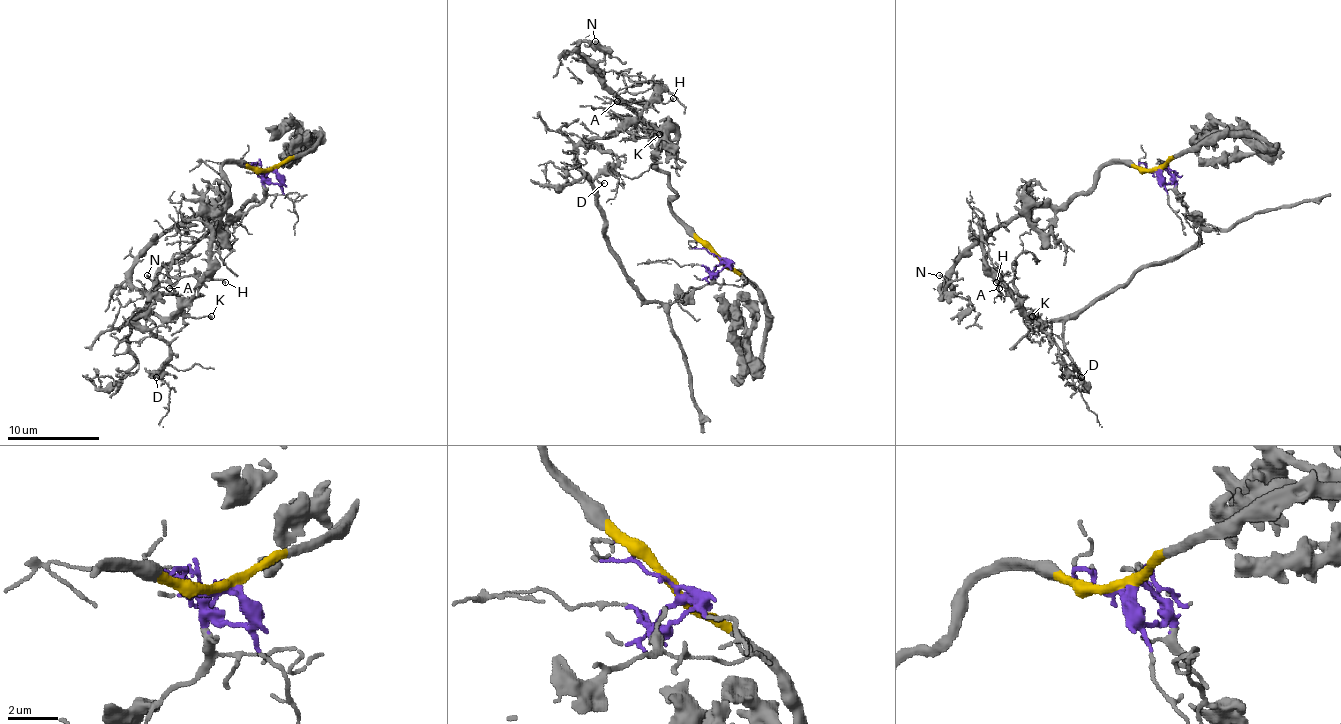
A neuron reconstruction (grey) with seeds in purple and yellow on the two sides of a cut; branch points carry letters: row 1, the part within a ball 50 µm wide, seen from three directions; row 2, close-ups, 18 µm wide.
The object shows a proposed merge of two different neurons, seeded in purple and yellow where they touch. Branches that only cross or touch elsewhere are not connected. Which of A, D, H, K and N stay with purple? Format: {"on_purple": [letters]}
{"on_purple": ["A", "D", "H", "K"]}

